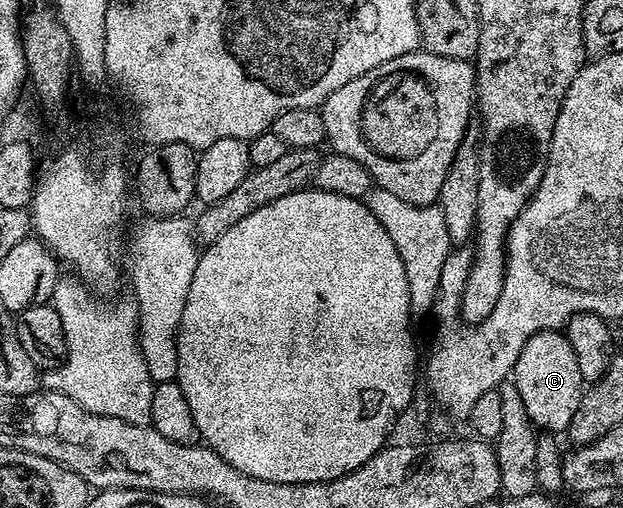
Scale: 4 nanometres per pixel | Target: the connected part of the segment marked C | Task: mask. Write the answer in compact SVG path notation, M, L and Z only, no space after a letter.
M544 330L525 342L515 363L513 383L536 429L547 434L566 433L581 403L585 381L581 378L581 366L577 366L577 354L573 354L573 346L569 346L562 331Z

